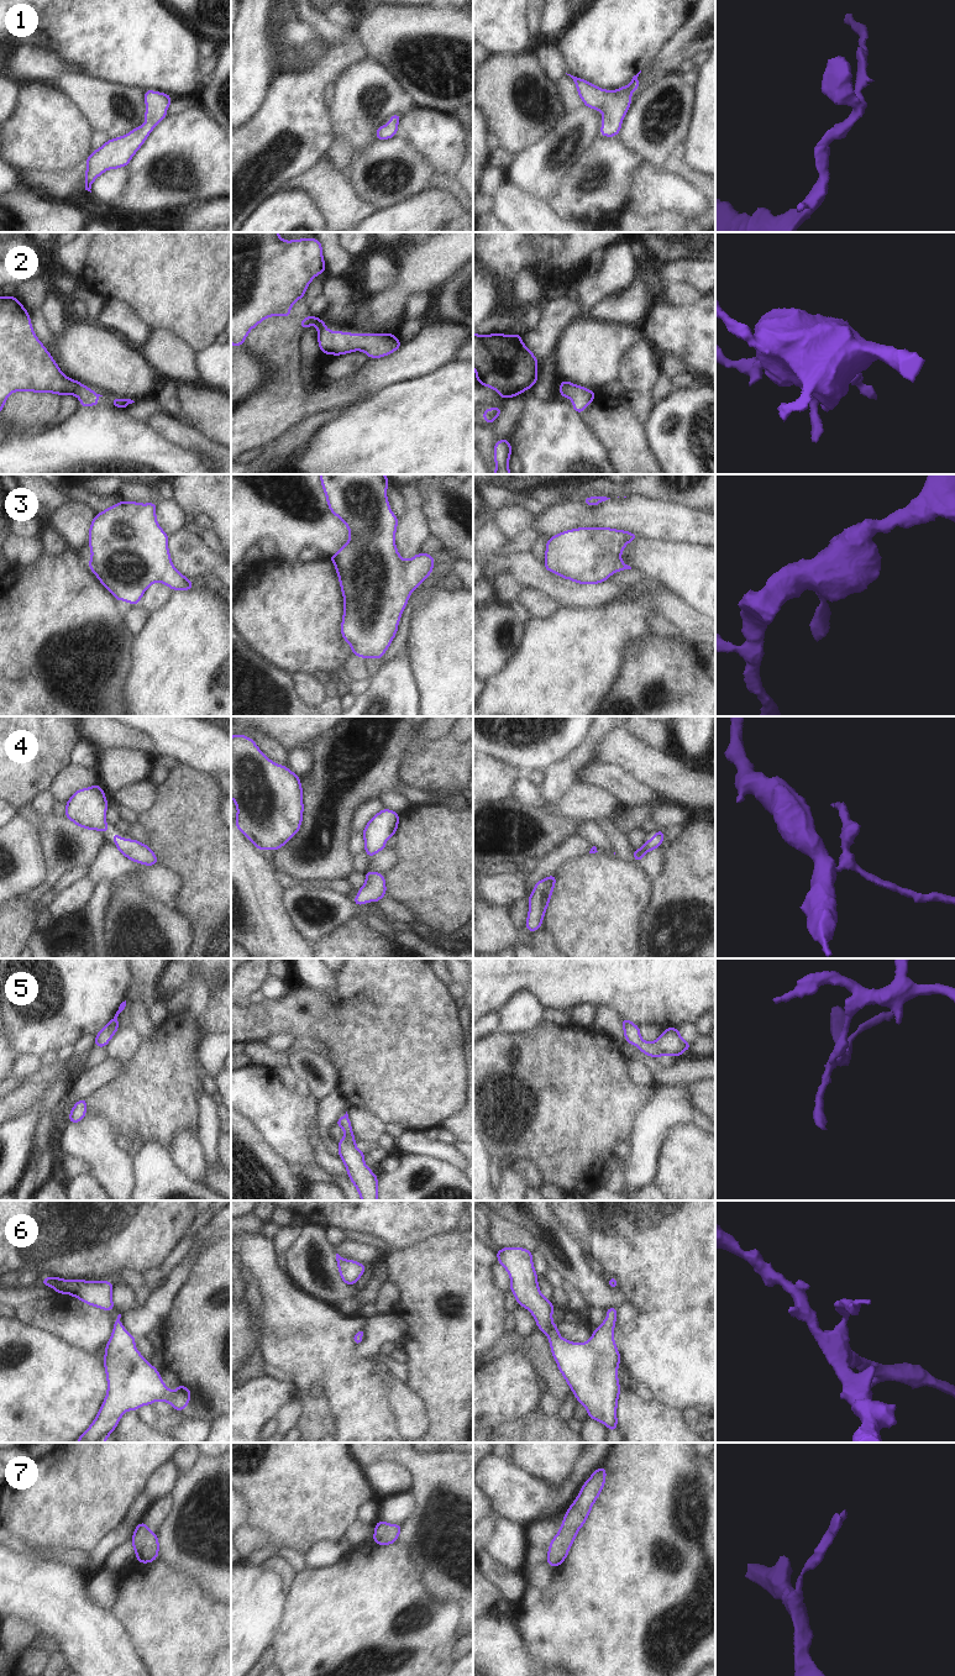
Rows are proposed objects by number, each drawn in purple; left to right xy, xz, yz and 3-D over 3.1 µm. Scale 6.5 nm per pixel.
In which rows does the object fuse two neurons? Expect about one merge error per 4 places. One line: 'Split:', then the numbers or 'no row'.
Split: no row

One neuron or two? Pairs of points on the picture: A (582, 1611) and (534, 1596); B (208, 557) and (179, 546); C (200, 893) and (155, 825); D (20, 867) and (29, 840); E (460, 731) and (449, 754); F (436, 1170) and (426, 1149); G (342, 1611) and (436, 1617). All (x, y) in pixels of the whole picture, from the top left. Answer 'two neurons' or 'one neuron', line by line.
A: two neurons
B: one neuron
C: one neuron
D: one neuron
E: two neurons
F: two neurons
G: one neuron

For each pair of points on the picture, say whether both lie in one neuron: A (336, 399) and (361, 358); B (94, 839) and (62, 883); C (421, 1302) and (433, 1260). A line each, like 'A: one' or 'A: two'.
A: two
B: two
C: one

